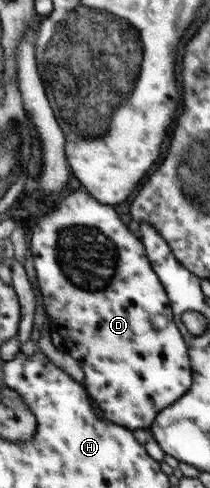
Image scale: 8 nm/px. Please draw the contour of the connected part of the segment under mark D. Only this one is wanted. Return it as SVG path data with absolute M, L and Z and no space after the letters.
M82 187L60 194L51 205L52 210L49 210L47 215L44 214L38 222L37 227L29 232L29 246L32 250L37 284L43 295L43 304L48 314L47 318L49 318L53 330L58 332L63 339L65 351L74 360L78 361L80 368L84 371L85 389L89 396L93 398L93 402L102 410L103 416L114 424L125 426L131 431L138 430L138 428L148 429L158 416L158 413L167 406L174 404L174 401L178 400L181 396L184 396L190 390L190 384L192 384L189 346L186 346L179 328L173 321L173 308L171 307L165 288L162 286L158 275L154 272L146 256L145 246L142 244L141 239L136 237L128 229L128 226L122 223L122 220L118 218L118 214L110 208L110 205L98 202Z

